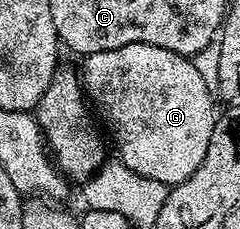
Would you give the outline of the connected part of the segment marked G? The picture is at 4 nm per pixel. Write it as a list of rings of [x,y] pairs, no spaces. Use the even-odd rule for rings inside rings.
[[[134,43],[121,45],[121,49],[109,49],[105,53],[93,53],[86,56],[82,63],[81,78],[86,98],[107,114],[115,130],[115,147],[119,150],[116,151],[117,158],[133,169],[133,173],[174,185],[188,179],[202,165],[205,149],[209,149],[209,137],[213,137],[215,128],[216,100],[188,56],[161,49],[157,45]]]

